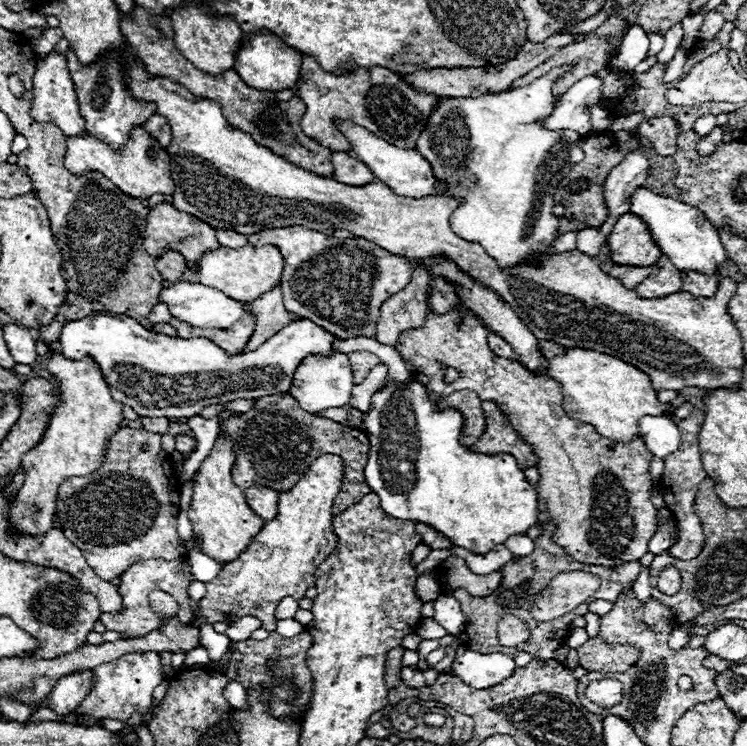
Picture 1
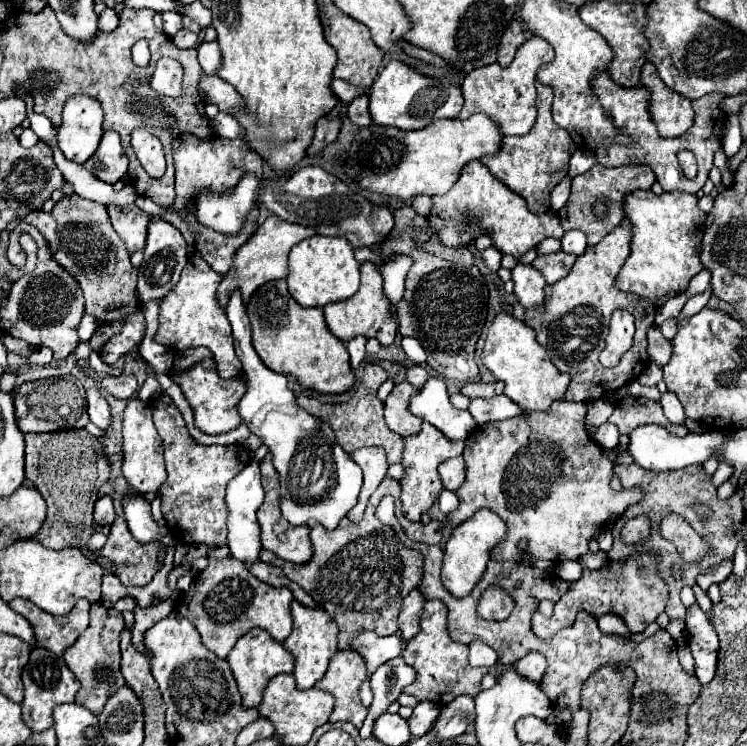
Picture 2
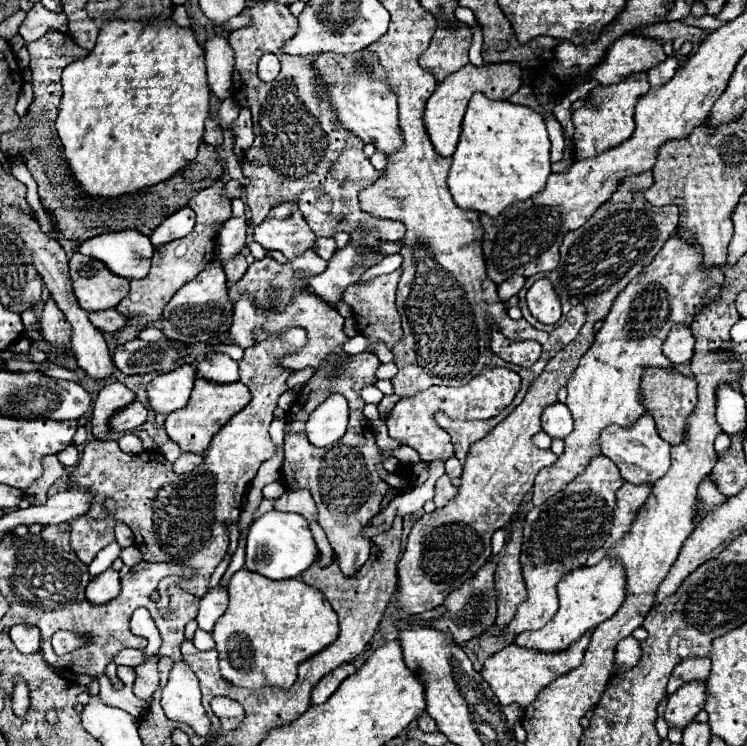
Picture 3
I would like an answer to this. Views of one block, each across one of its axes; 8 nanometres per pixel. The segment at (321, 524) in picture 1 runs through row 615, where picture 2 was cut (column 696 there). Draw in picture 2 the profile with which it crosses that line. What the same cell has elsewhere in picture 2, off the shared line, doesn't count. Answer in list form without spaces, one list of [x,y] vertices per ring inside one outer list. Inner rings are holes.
[[[636,190],[626,196],[624,212],[632,222],[634,238],[630,244],[630,258],[618,274],[616,288],[638,294],[654,306],[664,306],[670,296],[682,294],[688,280],[702,270],[698,246],[702,244],[706,214],[698,208],[698,198],[694,194],[676,190],[660,196],[652,190]]]

